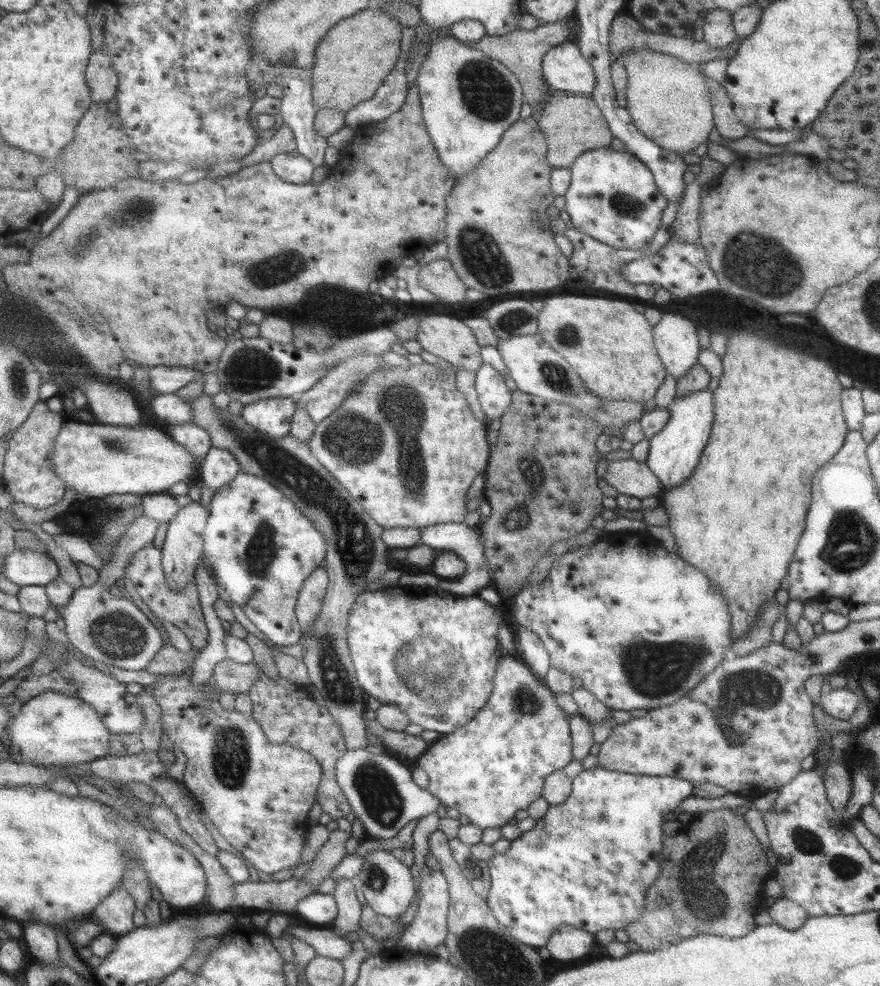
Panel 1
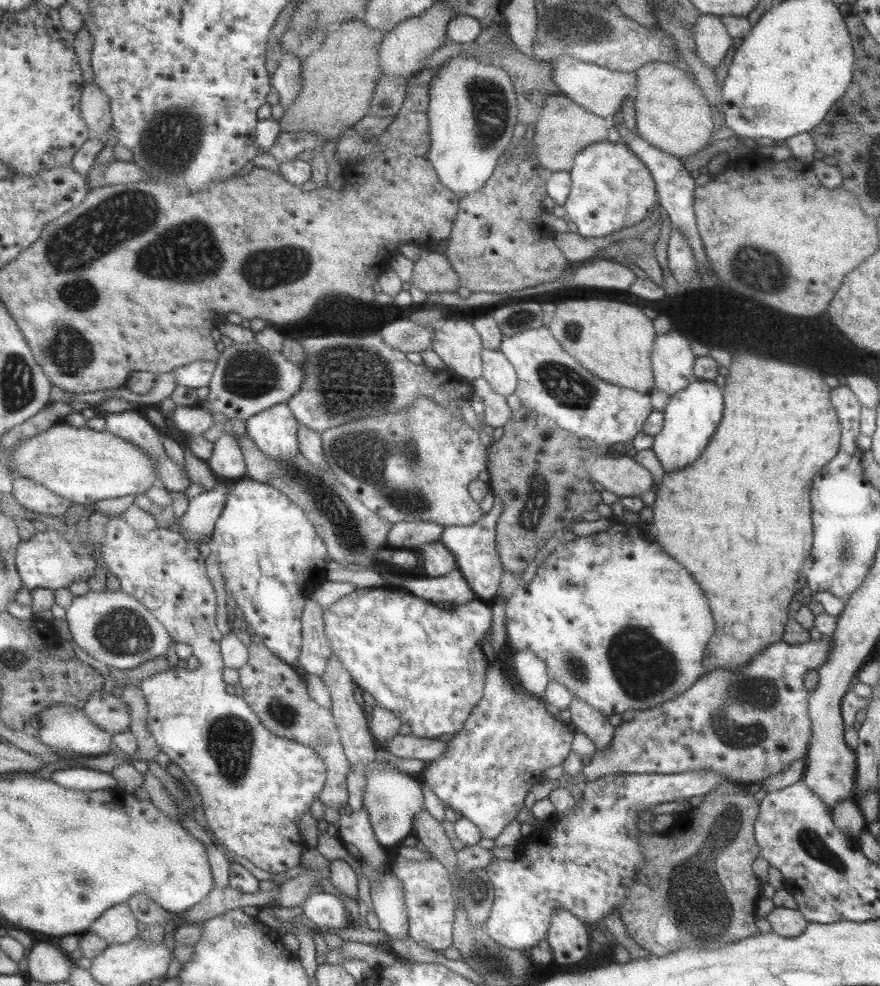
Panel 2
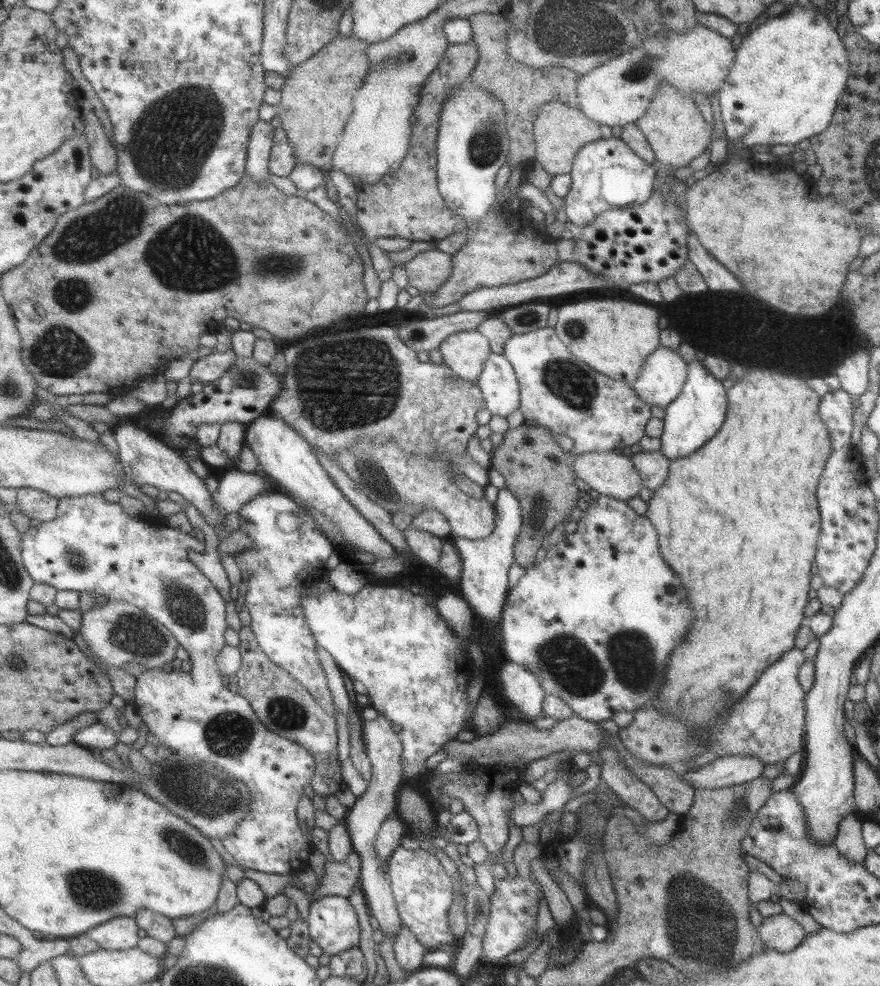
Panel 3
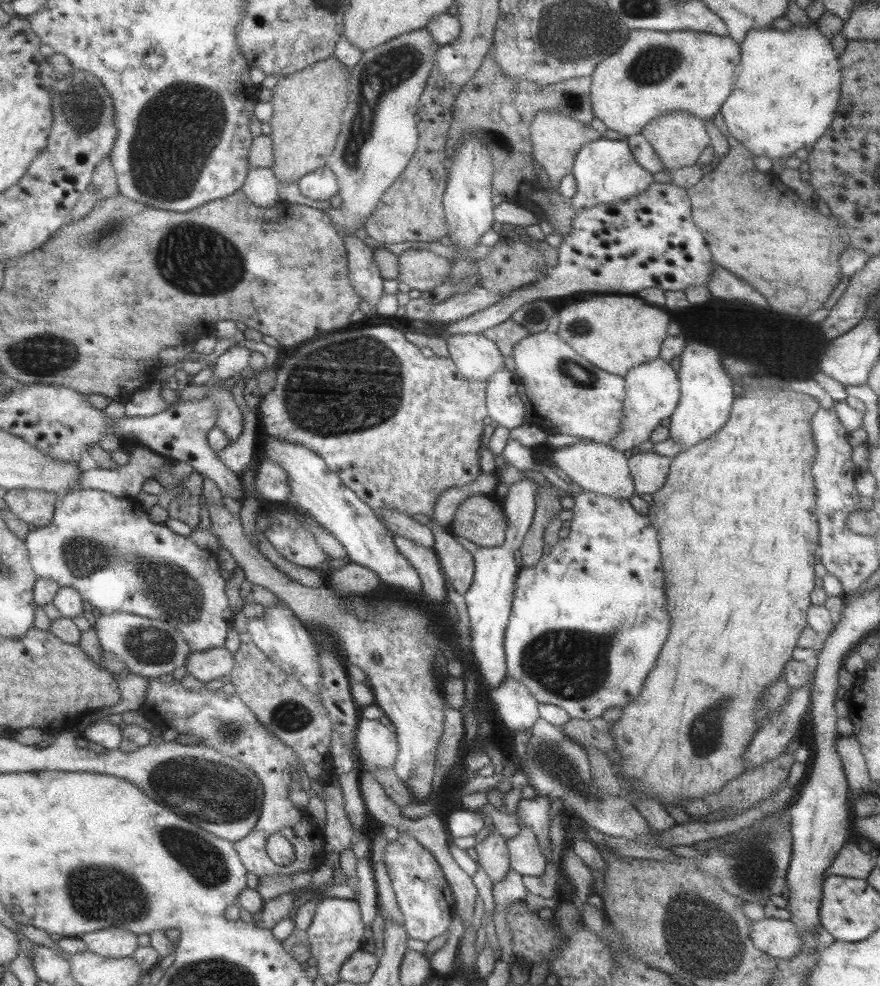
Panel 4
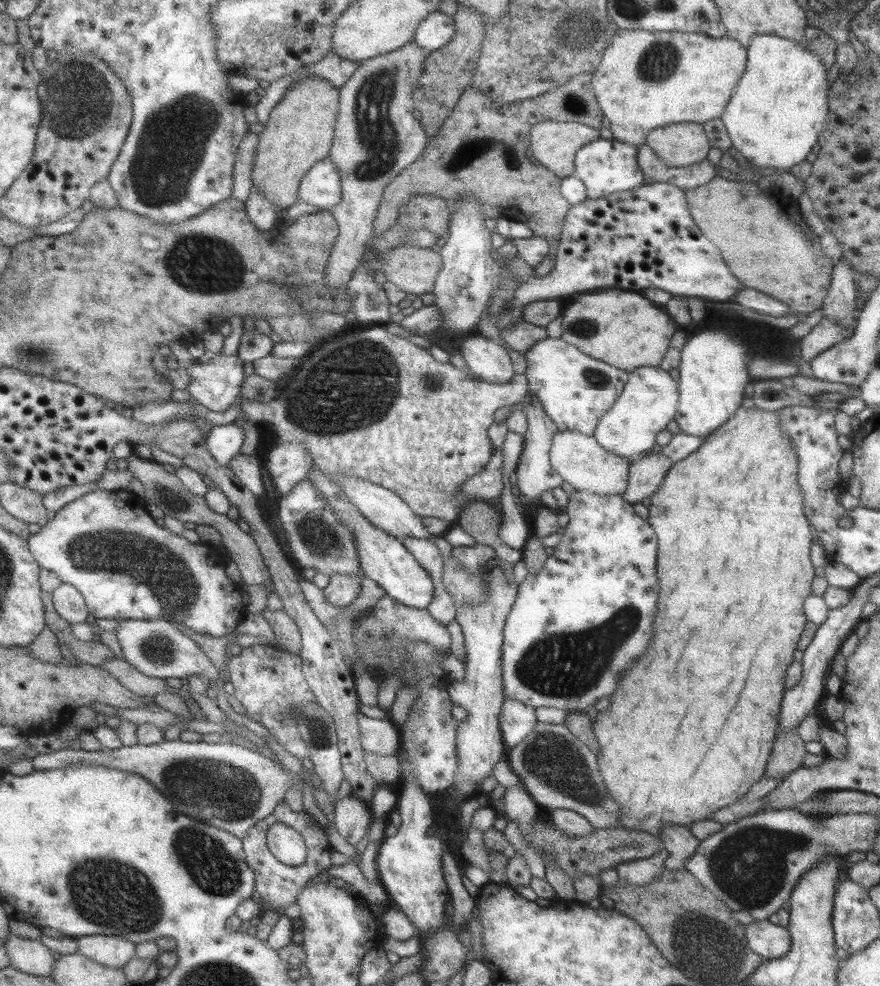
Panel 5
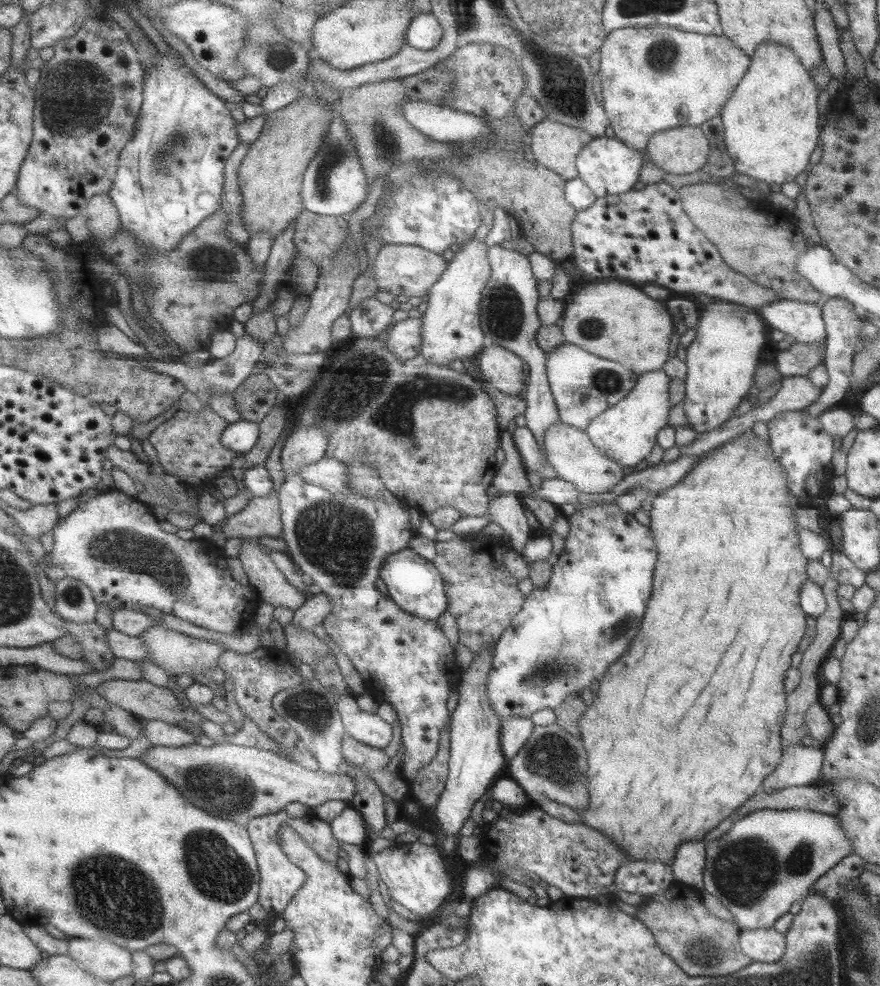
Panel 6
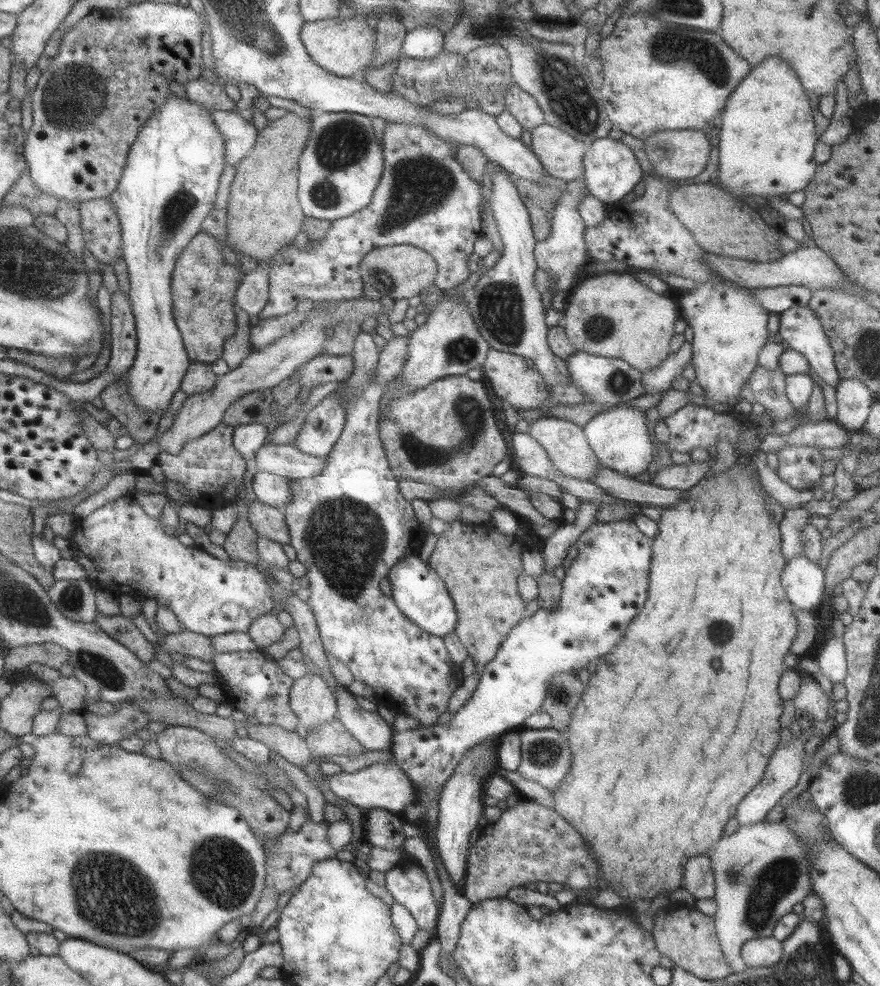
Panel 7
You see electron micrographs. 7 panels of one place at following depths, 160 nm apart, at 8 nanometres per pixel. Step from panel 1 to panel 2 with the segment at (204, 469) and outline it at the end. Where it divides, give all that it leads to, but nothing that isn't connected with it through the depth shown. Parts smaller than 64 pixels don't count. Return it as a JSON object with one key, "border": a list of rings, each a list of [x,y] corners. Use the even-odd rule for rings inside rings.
{"border":[[[223,430],[213,442],[211,456],[205,462],[210,472],[221,478],[236,480],[246,472],[241,449],[228,430]]]}

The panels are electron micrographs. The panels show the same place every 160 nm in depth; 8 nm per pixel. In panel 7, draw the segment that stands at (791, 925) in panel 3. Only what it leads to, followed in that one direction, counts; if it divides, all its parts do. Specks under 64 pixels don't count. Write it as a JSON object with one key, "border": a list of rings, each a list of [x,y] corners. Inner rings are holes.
{"border":[[[771,935],[752,938],[742,944],[740,955],[749,968],[770,967],[781,958],[782,942]]]}

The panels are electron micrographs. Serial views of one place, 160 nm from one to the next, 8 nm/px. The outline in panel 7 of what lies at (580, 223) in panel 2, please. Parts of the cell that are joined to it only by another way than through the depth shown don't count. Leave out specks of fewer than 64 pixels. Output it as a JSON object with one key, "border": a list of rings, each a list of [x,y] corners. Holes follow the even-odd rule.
{"border":[[[608,136],[592,140],[582,156],[582,179],[586,182],[588,193],[602,203],[617,203],[645,176],[633,152],[620,139],[611,139]]]}

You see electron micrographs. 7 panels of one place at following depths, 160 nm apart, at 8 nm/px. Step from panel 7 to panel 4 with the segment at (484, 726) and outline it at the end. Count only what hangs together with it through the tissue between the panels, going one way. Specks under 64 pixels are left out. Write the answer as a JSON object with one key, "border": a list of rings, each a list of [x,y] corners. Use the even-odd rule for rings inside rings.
{"border":[[[580,489],[571,497],[574,505],[571,509],[573,514],[568,535],[552,545],[550,552],[543,555],[531,568],[521,567],[516,576],[516,587],[512,594],[511,610],[504,632],[504,655],[507,675],[524,684],[538,704],[555,704],[563,708],[570,718],[589,721],[601,717],[603,711],[611,707],[623,709],[627,702],[635,700],[635,696],[643,686],[645,674],[649,674],[649,670],[653,668],[661,644],[669,634],[669,614],[665,606],[665,584],[661,570],[659,539],[656,528],[646,515],[635,512],[627,499],[605,497]]]}

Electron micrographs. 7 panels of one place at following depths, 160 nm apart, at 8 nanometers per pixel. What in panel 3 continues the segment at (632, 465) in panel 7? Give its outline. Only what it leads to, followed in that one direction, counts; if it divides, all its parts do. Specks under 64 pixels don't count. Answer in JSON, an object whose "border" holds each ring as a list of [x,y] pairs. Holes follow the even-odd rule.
{"border":[[[659,346],[645,358],[639,376],[629,386],[650,408],[665,408],[681,392],[687,373],[687,362],[676,349]]]}

